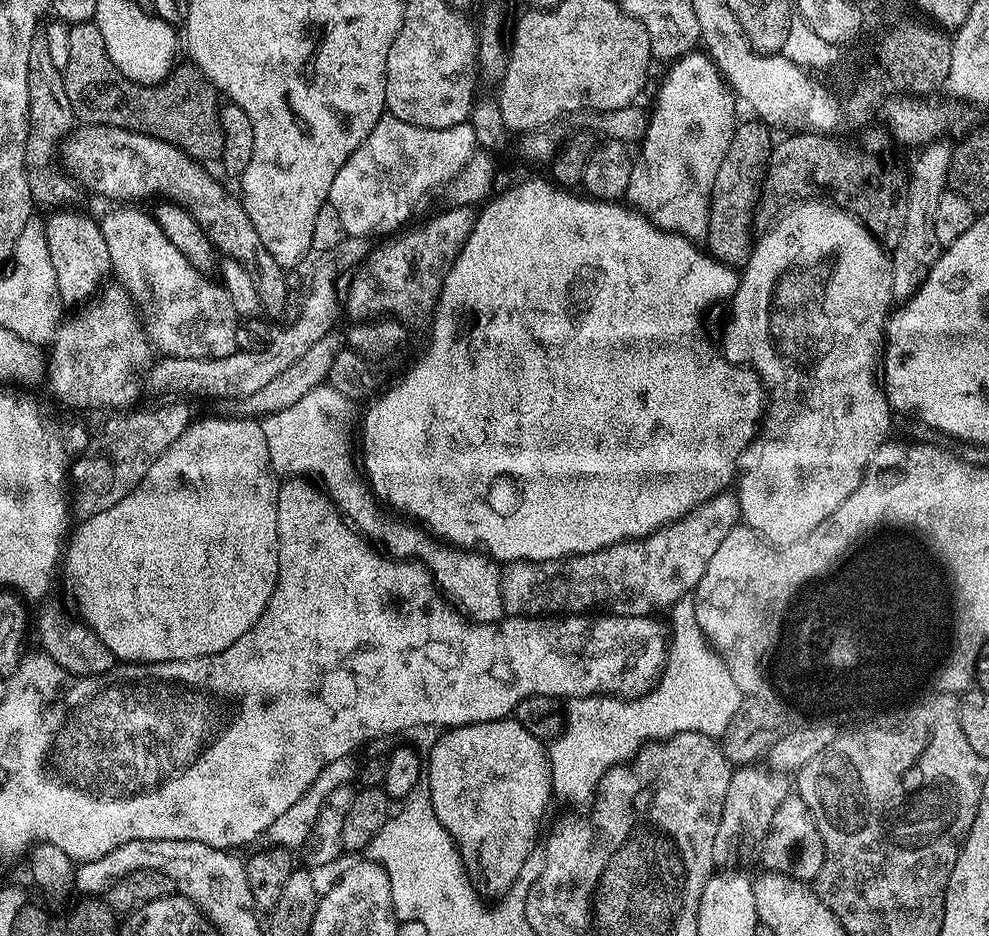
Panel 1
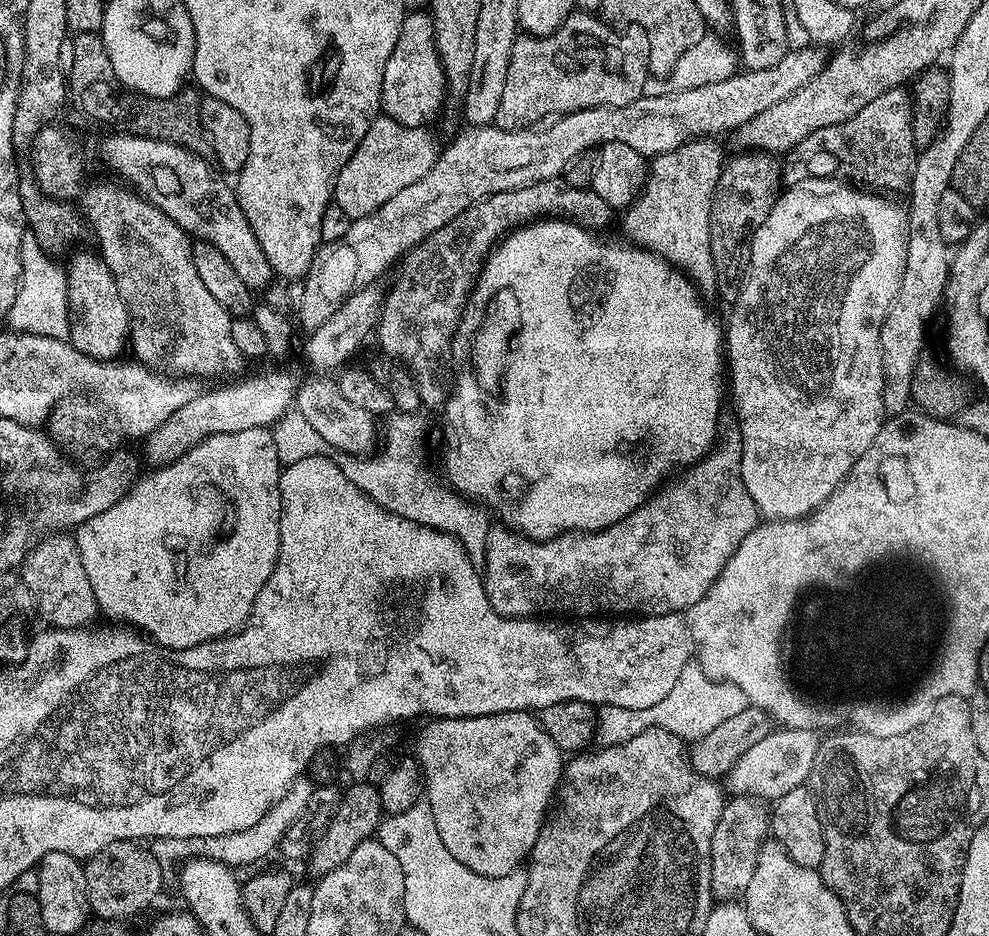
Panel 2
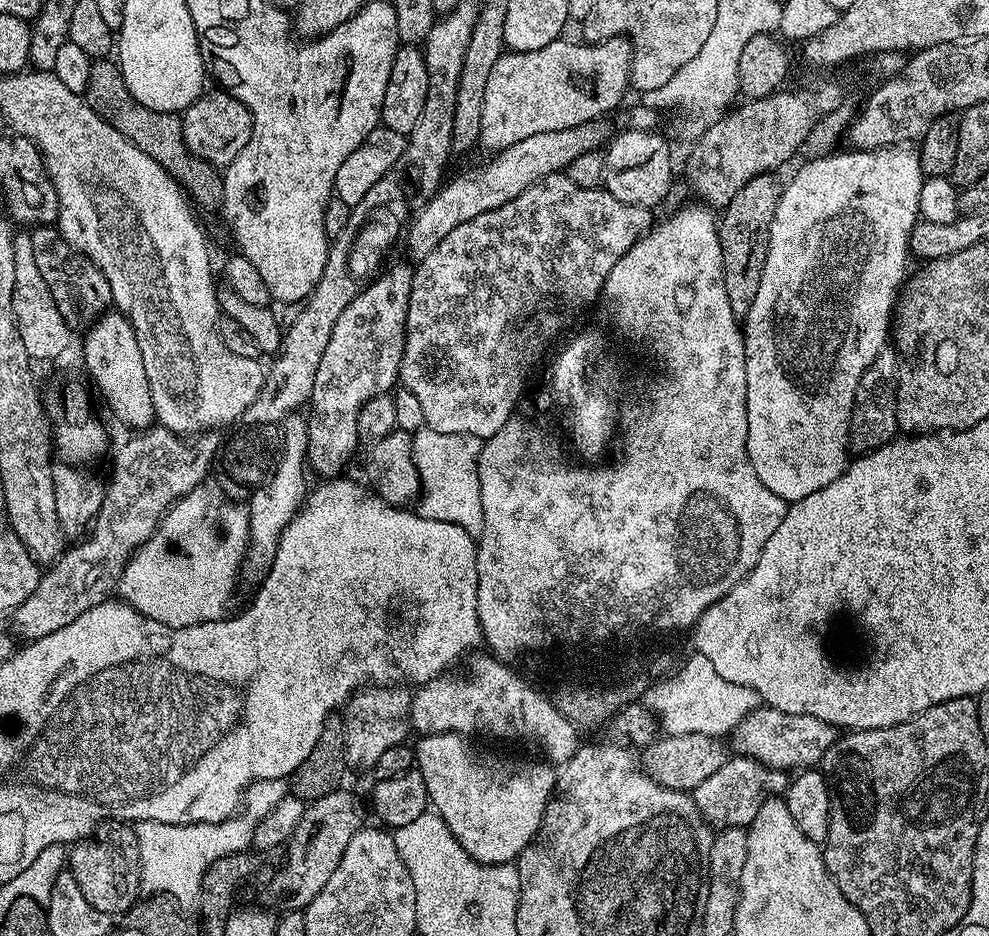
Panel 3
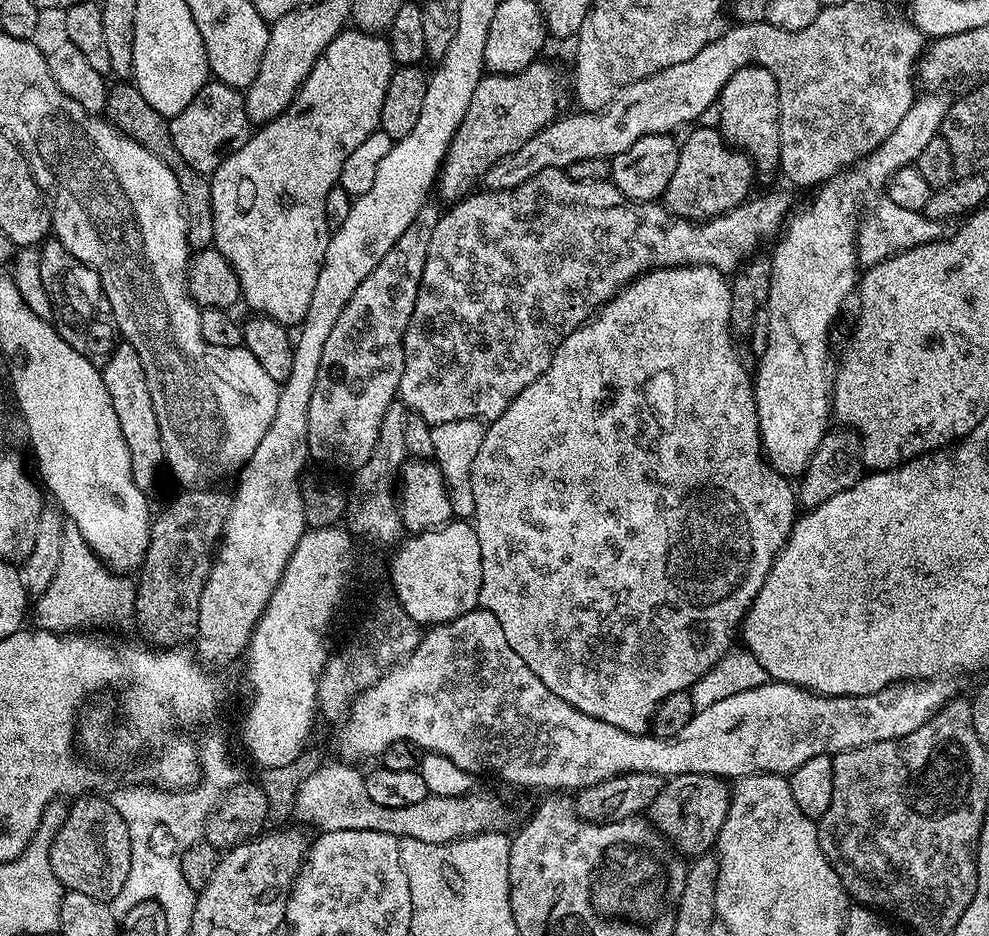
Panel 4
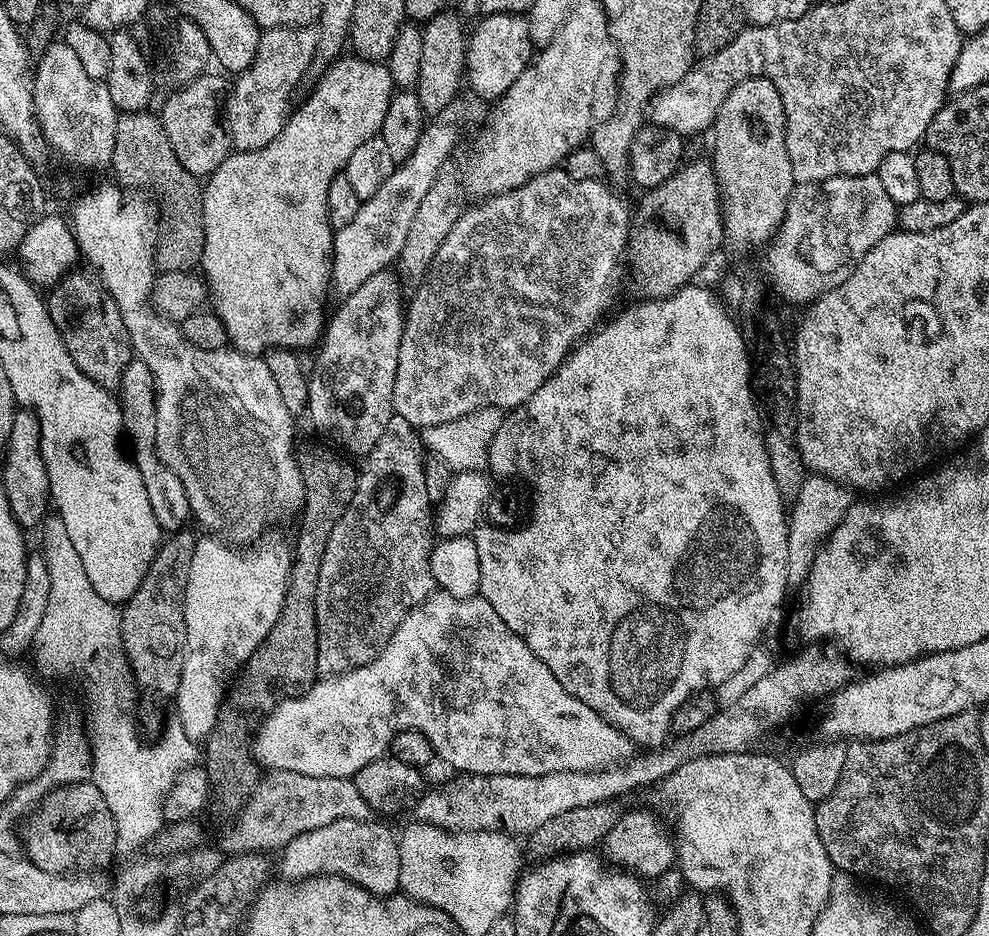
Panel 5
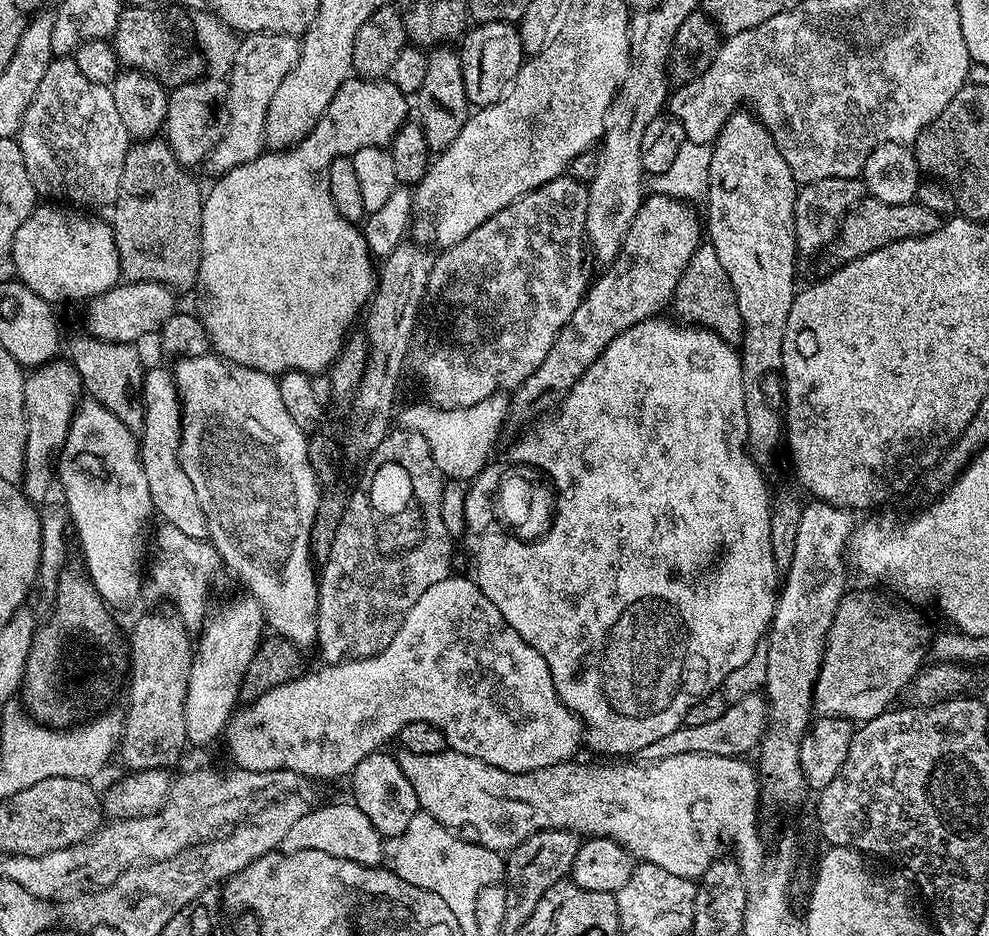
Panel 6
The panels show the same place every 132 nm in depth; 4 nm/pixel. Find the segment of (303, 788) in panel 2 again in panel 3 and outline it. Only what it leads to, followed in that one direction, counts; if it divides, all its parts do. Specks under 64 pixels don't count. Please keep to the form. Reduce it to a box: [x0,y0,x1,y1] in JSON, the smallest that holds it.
[134,778,290,905]

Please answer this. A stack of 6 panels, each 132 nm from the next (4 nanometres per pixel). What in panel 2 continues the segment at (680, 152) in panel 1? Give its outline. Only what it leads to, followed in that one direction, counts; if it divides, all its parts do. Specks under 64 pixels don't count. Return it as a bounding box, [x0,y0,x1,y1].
[623,138,726,294]

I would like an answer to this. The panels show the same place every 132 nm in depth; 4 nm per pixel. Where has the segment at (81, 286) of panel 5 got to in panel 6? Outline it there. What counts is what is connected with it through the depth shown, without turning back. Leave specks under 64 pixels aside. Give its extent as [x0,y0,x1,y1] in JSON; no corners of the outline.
[66,334,146,433]

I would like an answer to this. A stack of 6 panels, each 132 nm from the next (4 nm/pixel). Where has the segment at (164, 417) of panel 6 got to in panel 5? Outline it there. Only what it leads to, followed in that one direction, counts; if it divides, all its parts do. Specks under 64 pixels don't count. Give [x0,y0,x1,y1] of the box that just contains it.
[118,359,192,534]

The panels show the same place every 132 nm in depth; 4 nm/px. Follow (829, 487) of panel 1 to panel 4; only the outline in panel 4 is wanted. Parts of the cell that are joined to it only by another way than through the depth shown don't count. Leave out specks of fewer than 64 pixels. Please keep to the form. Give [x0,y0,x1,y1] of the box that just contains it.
[754,96,949,476]

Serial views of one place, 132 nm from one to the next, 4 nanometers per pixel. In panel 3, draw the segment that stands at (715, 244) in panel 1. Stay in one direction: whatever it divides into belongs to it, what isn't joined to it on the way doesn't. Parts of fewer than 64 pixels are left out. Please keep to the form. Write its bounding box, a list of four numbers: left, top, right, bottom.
[718,174,782,318]

